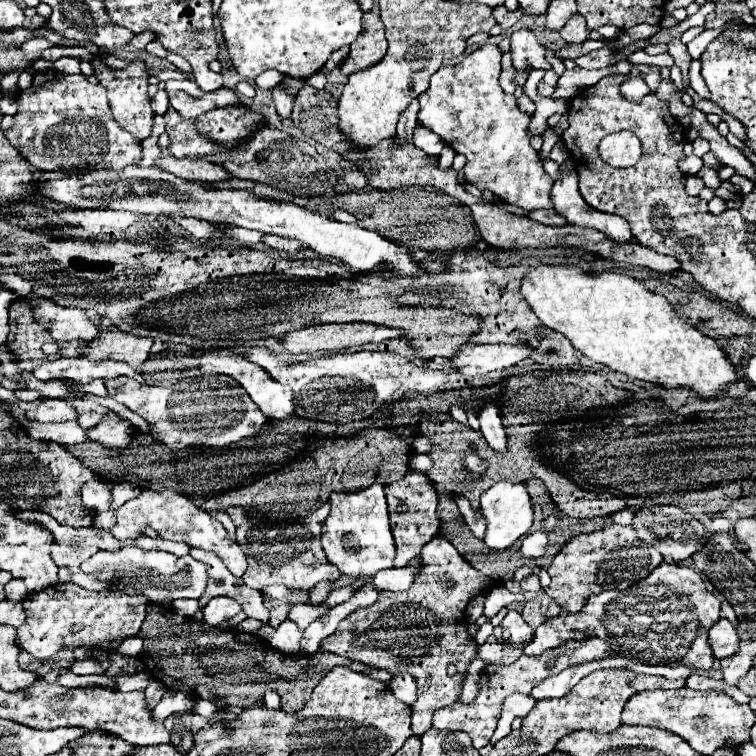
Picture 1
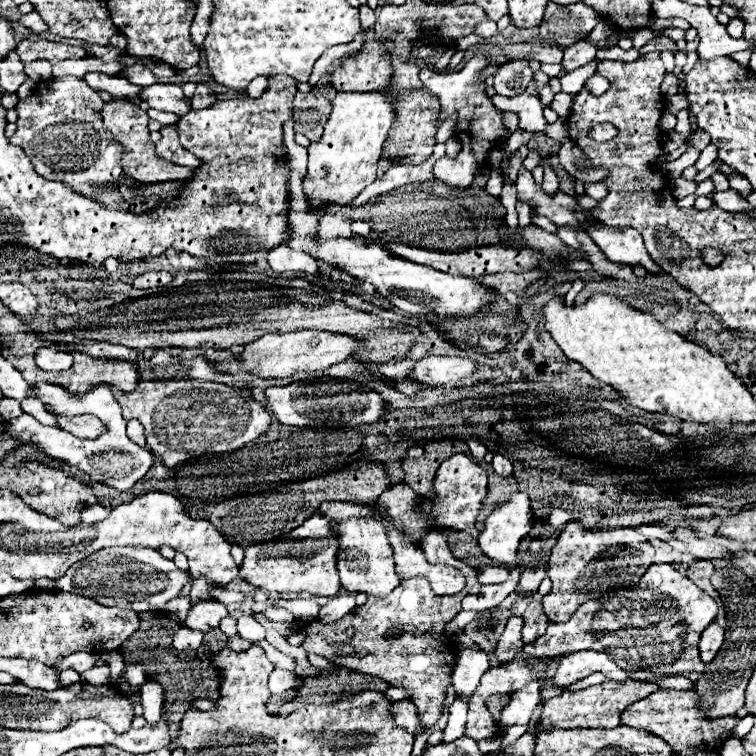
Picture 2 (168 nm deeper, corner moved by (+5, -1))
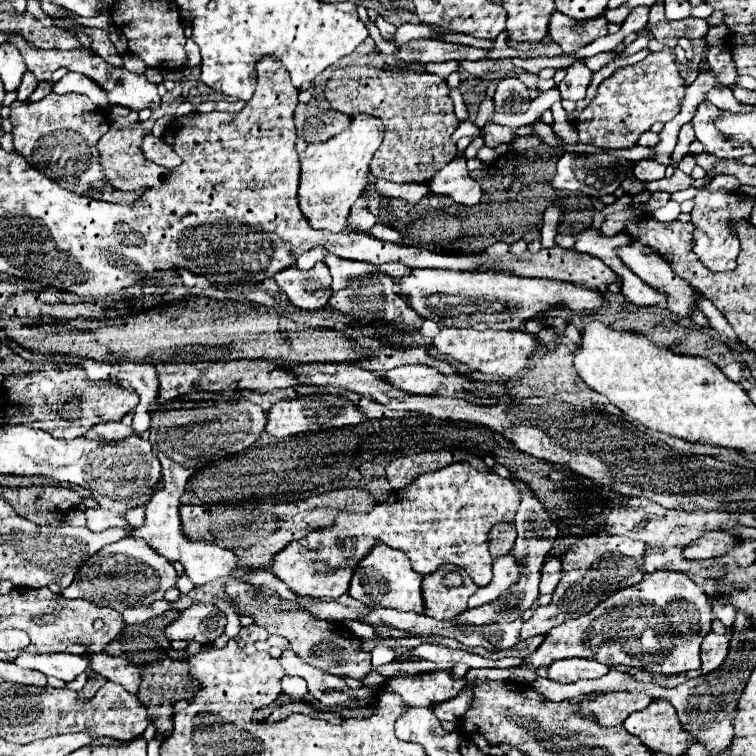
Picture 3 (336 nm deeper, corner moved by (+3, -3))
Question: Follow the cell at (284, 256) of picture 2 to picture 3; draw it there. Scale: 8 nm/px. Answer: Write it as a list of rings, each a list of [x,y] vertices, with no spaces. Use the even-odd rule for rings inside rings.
[[[318,261],[312,269],[300,271],[300,269],[284,269],[274,277],[280,291],[288,295],[294,307],[316,311],[328,305],[328,299],[332,295],[332,277],[324,261]]]

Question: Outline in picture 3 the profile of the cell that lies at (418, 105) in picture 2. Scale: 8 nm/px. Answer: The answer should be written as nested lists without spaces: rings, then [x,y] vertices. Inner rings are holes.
[[[344,67],[336,69],[326,81],[324,97],[334,111],[348,117],[366,113],[384,123],[384,143],[370,163],[370,171],[378,179],[394,183],[430,183],[430,179],[458,153],[456,143],[452,143],[450,137],[460,121],[454,115],[448,85],[436,75],[384,71],[374,67]]]

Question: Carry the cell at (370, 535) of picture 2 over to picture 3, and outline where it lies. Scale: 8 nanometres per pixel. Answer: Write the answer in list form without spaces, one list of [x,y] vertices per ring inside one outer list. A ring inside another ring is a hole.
[[[376,545],[368,557],[364,557],[352,577],[350,595],[370,609],[386,607],[396,611],[414,611],[424,613],[424,597],[422,597],[422,575],[416,573],[410,565],[410,559],[396,549],[386,545]]]

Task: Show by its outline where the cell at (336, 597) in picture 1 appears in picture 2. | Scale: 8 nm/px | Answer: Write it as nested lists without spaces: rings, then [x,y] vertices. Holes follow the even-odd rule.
[[[278,599],[272,603],[276,607],[288,609],[296,621],[300,623],[310,623],[318,617],[318,603],[316,599]]]

